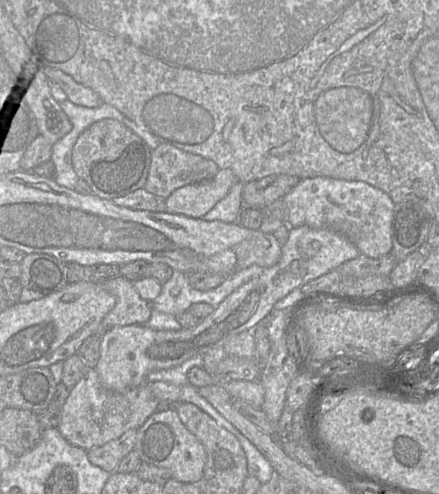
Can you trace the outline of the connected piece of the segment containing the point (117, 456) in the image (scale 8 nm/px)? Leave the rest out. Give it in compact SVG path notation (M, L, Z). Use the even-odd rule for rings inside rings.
M137 429L124 432L119 438L87 451L89 461L103 470L113 473L119 462L135 448Z

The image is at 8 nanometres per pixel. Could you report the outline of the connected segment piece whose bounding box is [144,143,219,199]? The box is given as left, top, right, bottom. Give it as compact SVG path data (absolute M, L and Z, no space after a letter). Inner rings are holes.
M160 143L152 150L144 189L167 199L178 188L212 179L218 171L219 167L212 160Z

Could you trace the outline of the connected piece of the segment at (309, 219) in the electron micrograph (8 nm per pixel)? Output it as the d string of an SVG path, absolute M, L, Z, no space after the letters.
M313 177L301 179L282 198L287 209L287 224L315 229L331 229L344 235L361 254L379 258L392 250L392 220L395 203L382 190L366 182Z

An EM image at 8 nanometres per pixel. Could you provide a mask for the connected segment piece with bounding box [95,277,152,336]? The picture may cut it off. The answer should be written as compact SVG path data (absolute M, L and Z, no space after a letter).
M117 277L104 281L101 286L115 297L116 304L104 317L95 335L103 336L115 327L145 325L148 322L152 305L139 296L131 281Z

